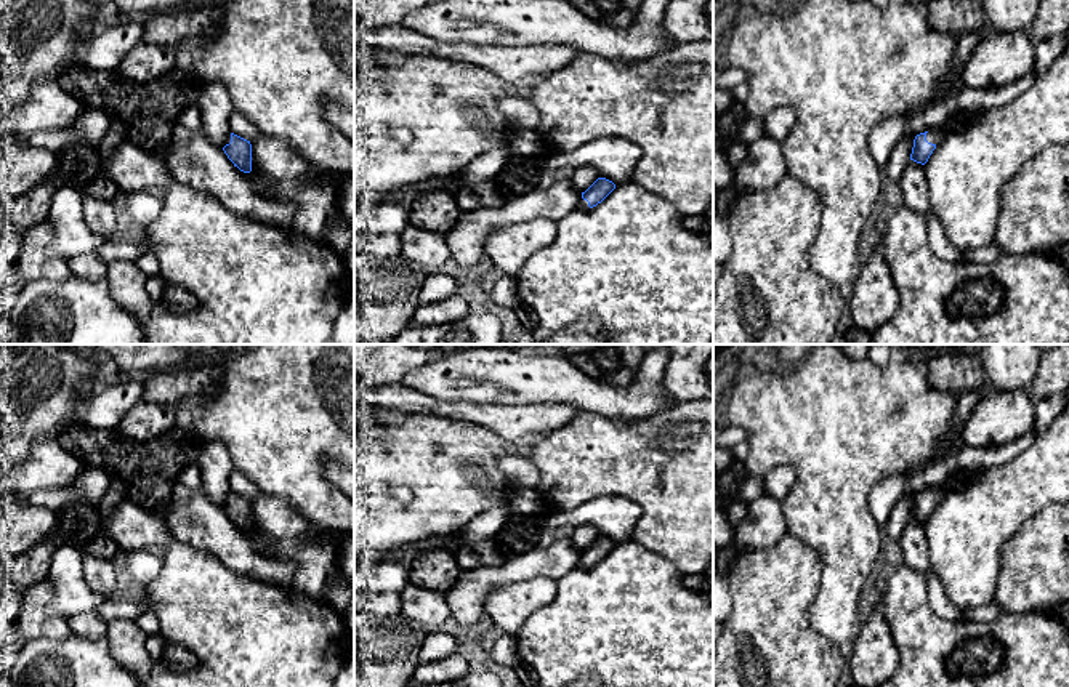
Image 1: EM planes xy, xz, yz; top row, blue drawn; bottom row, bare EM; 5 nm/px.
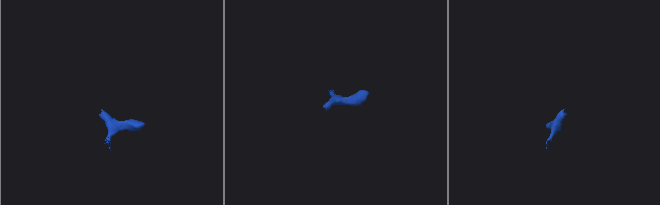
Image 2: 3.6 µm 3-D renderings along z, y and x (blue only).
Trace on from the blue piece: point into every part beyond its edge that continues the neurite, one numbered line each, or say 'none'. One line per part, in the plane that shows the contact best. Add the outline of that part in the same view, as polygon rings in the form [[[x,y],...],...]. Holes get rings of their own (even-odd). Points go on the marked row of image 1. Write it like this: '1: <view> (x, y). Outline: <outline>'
1: yz (935, 136). Outline: [[[944,125],[944,127],[939,127],[936,130],[928,131],[926,141],[938,146],[946,135],[947,135],[947,128]]]

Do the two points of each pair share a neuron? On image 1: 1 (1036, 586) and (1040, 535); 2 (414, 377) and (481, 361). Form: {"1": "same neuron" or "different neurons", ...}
{"1": "same neuron", "2": "same neuron"}

